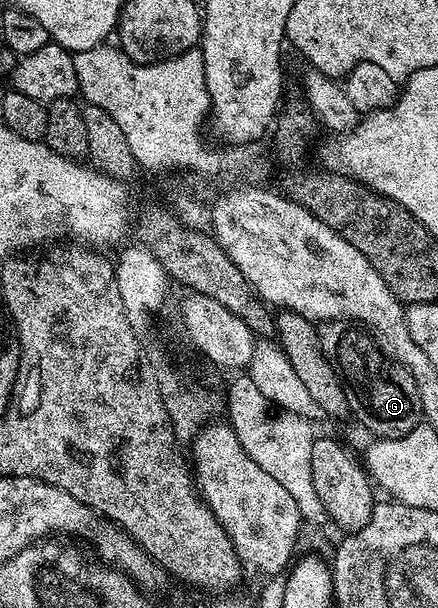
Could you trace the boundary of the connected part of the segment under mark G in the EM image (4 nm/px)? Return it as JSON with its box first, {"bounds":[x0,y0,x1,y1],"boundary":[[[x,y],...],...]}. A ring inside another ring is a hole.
{"bounds":[316,320,421,438],"boundary":[[[326,320],[317,327],[316,334],[322,354],[326,354],[330,366],[334,366],[338,374],[351,415],[354,420],[356,416],[362,427],[369,428],[373,437],[398,438],[421,423],[420,399],[414,378],[389,362],[363,327],[342,320]]]}

